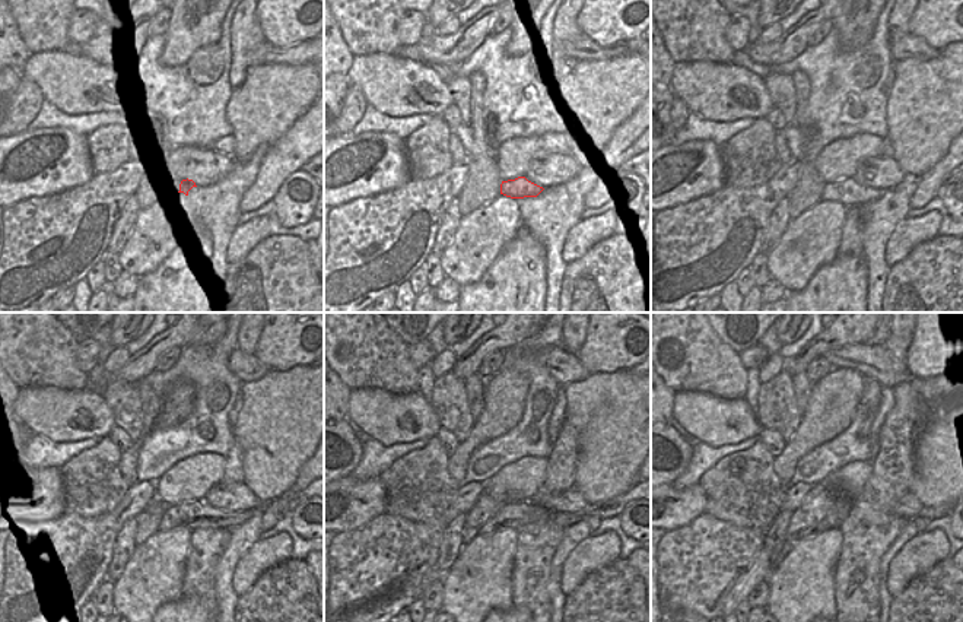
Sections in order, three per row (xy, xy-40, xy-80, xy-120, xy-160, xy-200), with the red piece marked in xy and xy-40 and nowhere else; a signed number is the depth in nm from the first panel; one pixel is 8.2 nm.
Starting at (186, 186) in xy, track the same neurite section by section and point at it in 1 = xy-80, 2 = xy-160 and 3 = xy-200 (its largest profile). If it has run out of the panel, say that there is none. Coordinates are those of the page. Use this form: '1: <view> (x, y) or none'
1: xy-80 (848, 192)
2: xy-160 (514, 514)
3: xy-200 (841, 513)

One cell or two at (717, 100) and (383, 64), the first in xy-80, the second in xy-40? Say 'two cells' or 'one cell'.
one cell

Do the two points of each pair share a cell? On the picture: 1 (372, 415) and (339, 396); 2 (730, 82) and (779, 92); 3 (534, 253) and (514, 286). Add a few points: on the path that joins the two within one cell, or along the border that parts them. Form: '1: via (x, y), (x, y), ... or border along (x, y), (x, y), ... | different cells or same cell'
1: border along (350, 390), (346, 418) | different cells
2: border along (762, 78), (775, 104) | different cells
3: via (526, 262), (517, 278) | same cell

